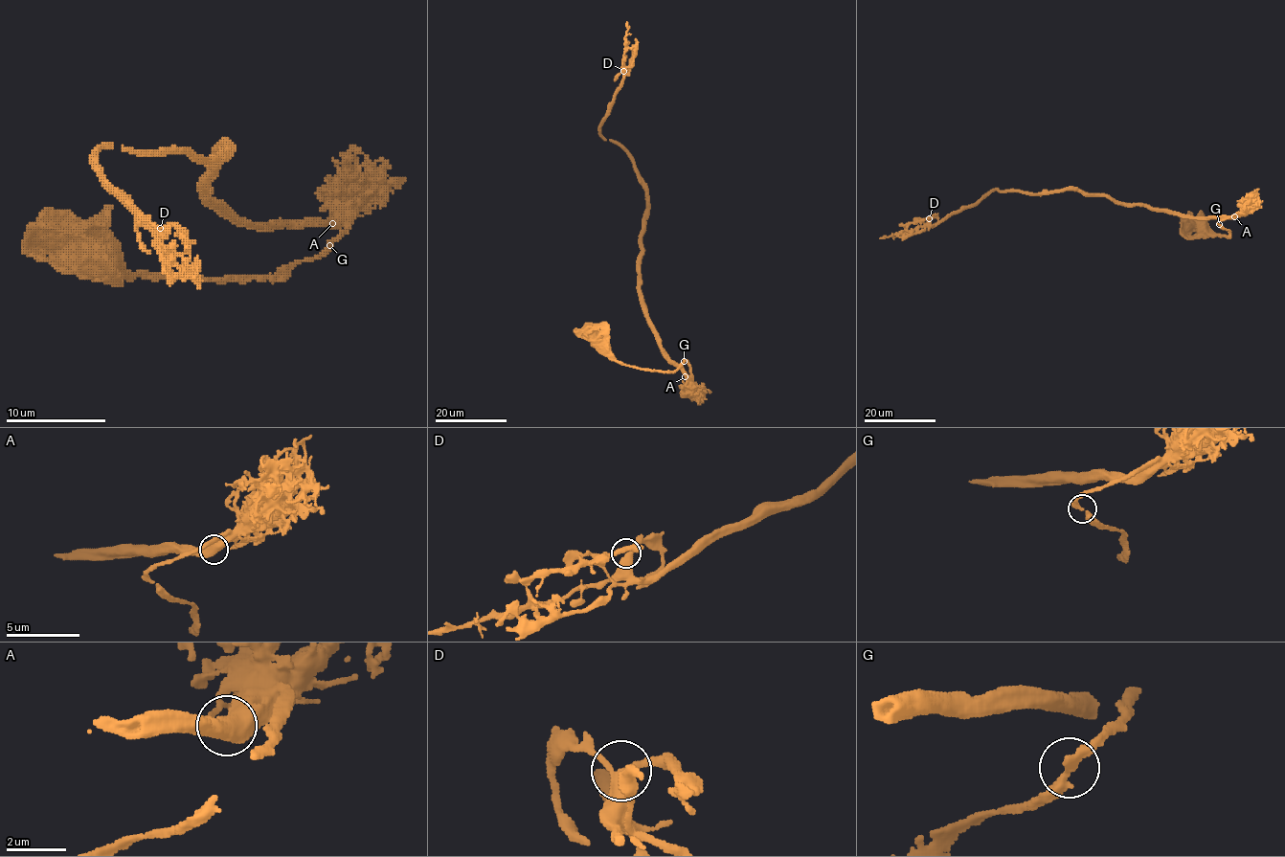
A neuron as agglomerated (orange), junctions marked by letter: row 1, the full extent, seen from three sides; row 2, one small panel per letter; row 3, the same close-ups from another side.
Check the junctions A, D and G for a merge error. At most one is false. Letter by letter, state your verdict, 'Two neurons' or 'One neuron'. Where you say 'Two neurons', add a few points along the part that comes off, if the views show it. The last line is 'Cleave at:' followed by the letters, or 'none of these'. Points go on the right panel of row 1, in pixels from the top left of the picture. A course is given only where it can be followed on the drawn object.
A: One neuron
D: One neuron
G: One neuron
Cleave at: none of these

